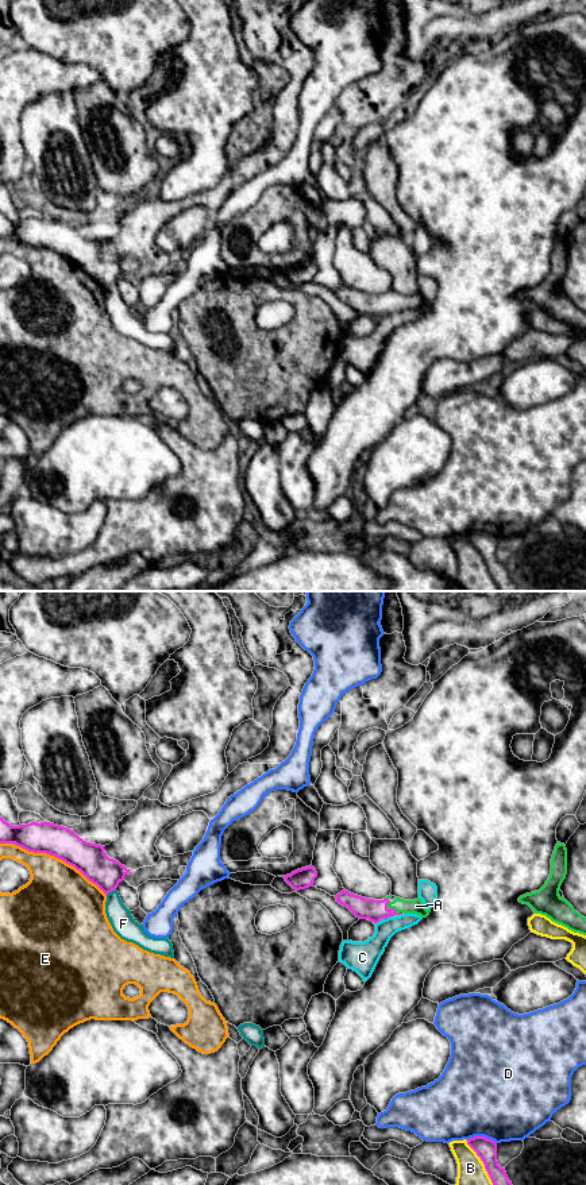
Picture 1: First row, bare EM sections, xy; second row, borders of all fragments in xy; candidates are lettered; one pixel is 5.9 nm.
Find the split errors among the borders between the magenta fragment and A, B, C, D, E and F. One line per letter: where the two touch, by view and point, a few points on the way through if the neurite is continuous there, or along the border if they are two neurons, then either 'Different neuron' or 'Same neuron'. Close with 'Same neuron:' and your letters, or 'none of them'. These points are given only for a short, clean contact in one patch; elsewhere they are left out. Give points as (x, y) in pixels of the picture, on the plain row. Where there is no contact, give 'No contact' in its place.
A: Touches magenta at xy (392, 304). Path across: xy (373, 305), (392, 304), (416, 301). Same neuron
B: Touches magenta at xy (485, 563). Different neuron
C: Touches magenta at xy (386, 313). Different neuron
D: Touches magenta at xy (482, 532). Different neuron
E: Touches magenta at xy (62, 255). Different neuron
F: Touches magenta at xy (111, 286). Different neuron
Same neuron: A

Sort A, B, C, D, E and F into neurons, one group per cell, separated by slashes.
A / B / C / D / E / F

